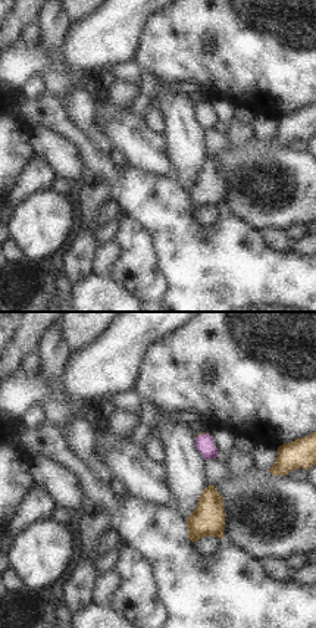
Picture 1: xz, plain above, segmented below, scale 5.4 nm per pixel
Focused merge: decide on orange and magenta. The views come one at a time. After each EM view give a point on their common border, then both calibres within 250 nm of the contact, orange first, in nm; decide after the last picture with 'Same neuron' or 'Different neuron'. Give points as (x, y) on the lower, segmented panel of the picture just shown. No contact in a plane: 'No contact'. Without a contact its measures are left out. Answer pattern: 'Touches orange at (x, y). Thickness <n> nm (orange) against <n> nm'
Touches orange at (202, 434). Thickness 20 nm (orange) against 100 nm.

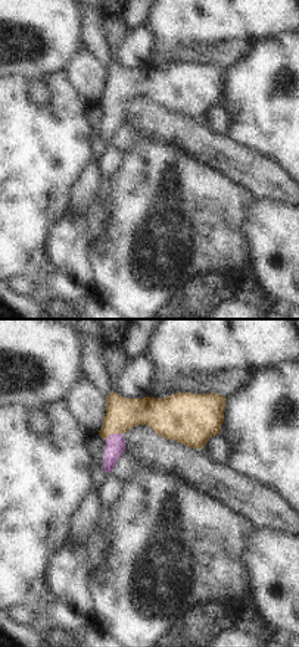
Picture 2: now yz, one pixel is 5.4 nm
Touches orange at (114, 433). Thickness 180 nm (orange) against 110 nm.

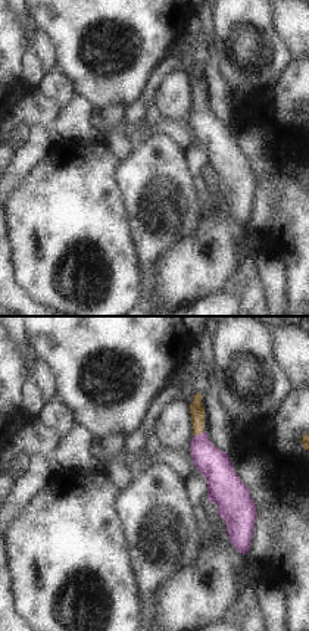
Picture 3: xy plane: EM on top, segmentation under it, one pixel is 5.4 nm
Touches orange at (199, 433). Thickness 80 nm (orange) against 170 nm.

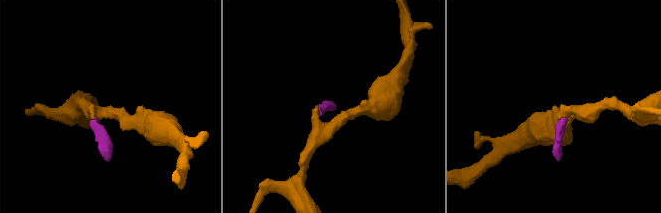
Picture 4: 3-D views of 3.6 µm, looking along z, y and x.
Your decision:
Same neuron.

